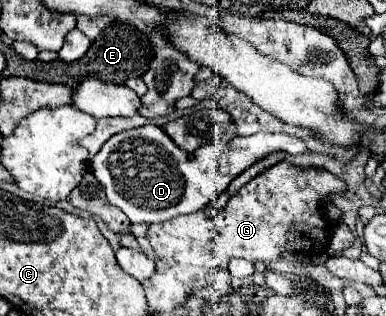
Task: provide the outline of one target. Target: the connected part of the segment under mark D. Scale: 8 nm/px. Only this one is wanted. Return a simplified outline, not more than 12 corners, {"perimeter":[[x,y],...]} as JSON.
{"perimeter":[[157,125],[113,135],[89,171],[131,223],[205,209],[301,139],[261,131],[179,149]]}

